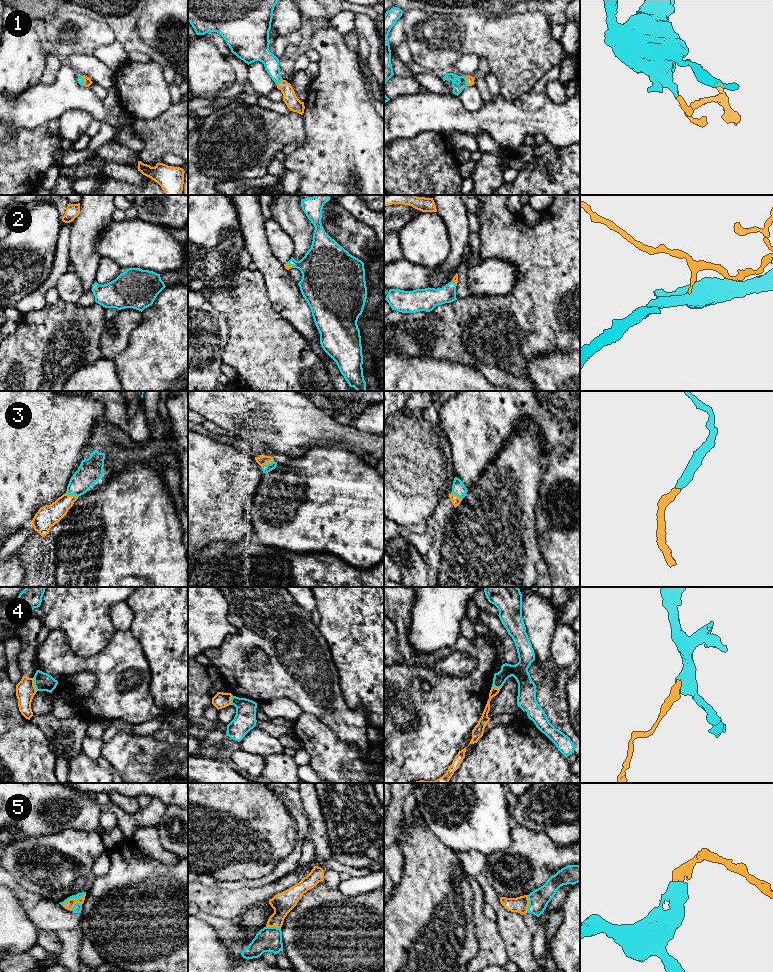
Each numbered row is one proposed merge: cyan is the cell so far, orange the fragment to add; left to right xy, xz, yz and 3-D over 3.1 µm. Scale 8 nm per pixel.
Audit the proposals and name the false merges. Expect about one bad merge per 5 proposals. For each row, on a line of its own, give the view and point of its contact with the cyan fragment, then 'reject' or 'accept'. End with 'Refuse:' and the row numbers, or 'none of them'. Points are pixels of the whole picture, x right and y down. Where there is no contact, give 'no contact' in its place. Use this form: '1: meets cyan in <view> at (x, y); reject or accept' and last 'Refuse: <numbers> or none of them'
1: meets cyan in yz at (466, 81); accept
2: meets cyan in xz at (290, 265); accept
3: meets cyan in xz at (267, 464); accept
4: meets cyan in xy at (34, 684); reject
5: meets cyan in xy at (73, 897); accept
Refuse: 4

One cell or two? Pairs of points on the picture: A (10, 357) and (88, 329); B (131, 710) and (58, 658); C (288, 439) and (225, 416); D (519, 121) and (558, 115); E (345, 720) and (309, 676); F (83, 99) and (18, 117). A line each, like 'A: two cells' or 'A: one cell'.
A: one cell
B: one cell
C: one cell
D: one cell
E: one cell
F: one cell

